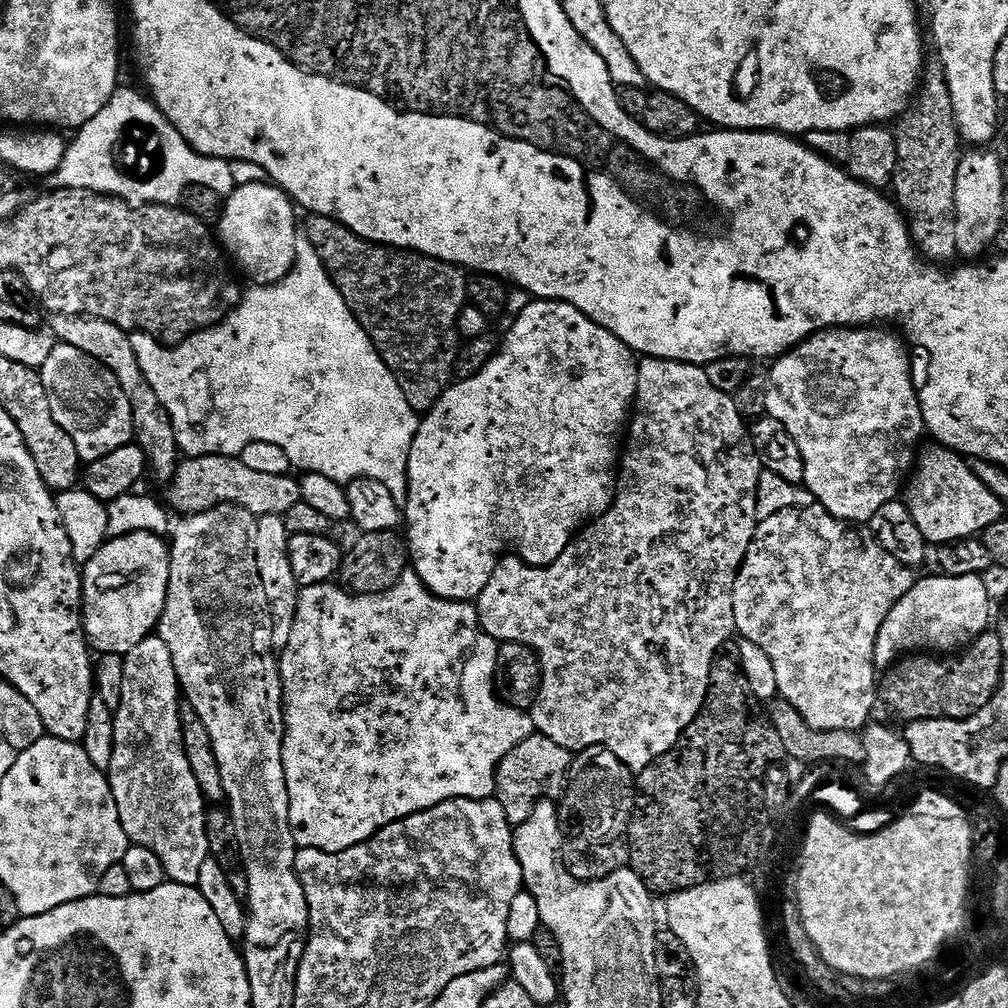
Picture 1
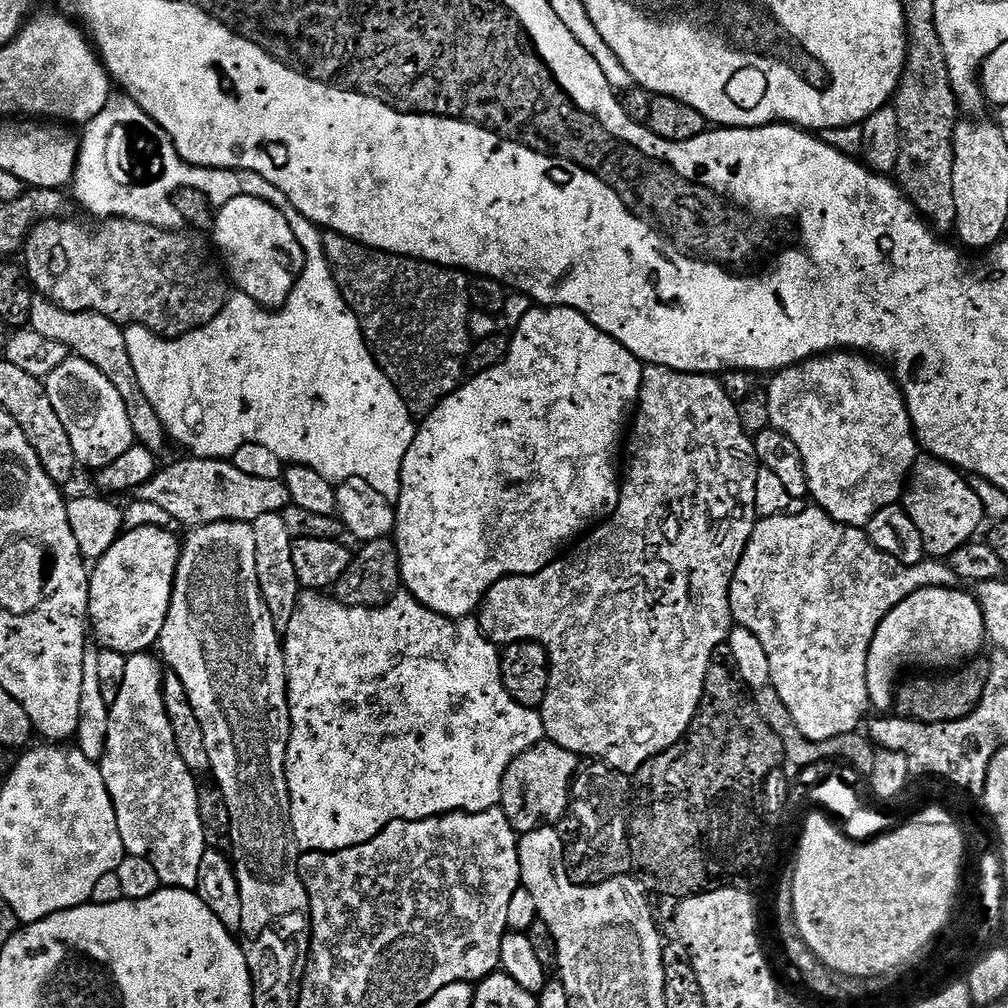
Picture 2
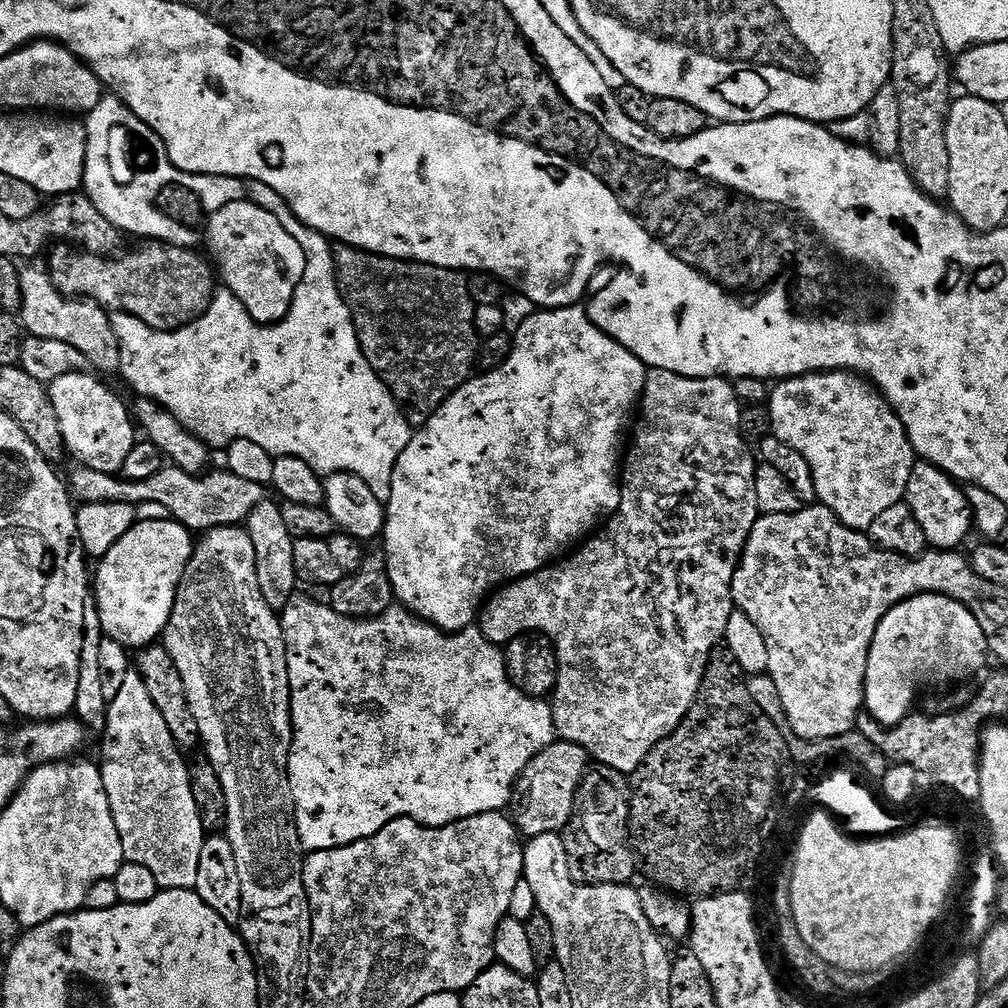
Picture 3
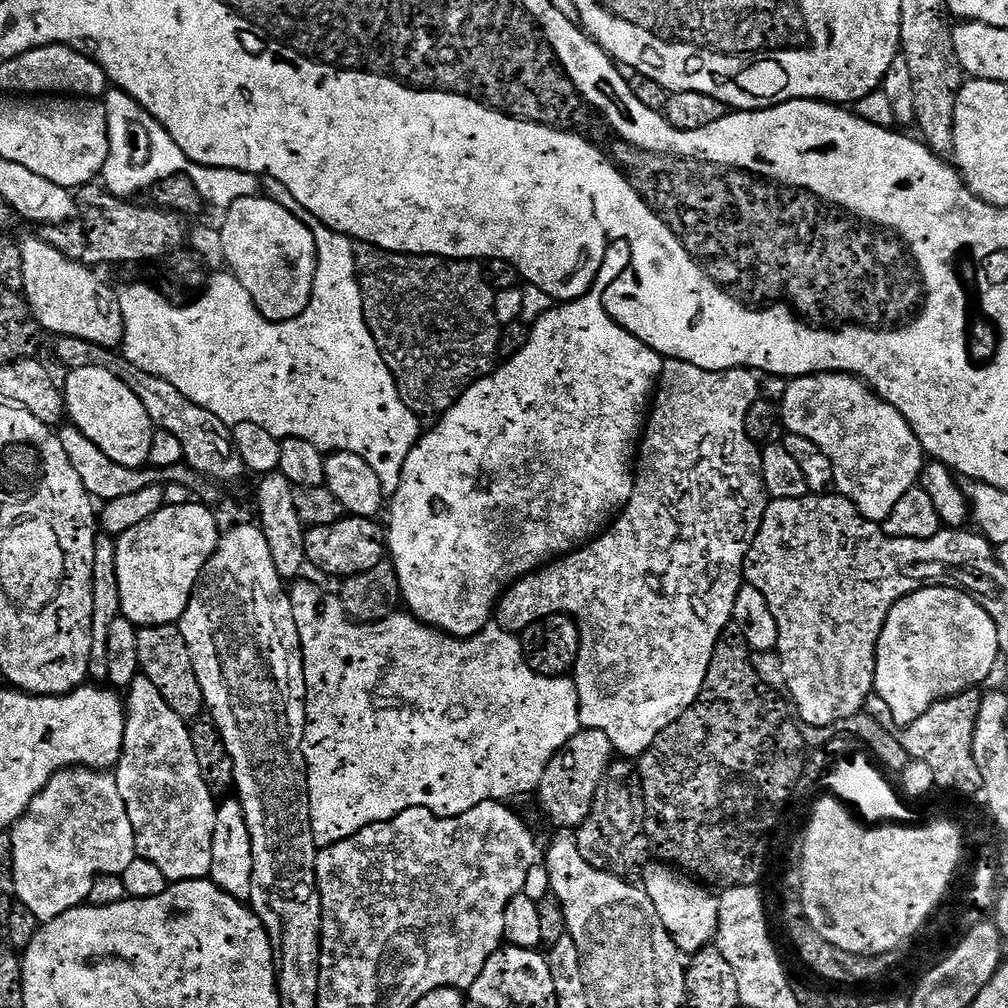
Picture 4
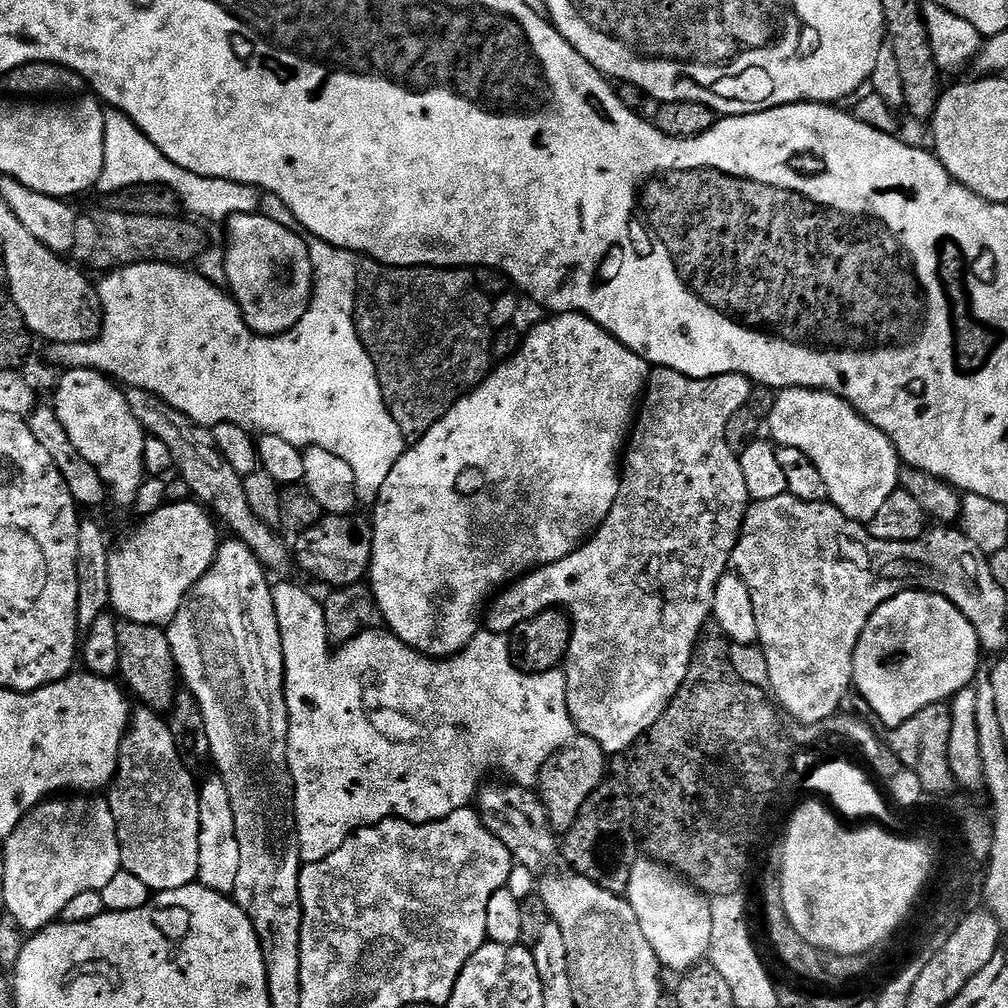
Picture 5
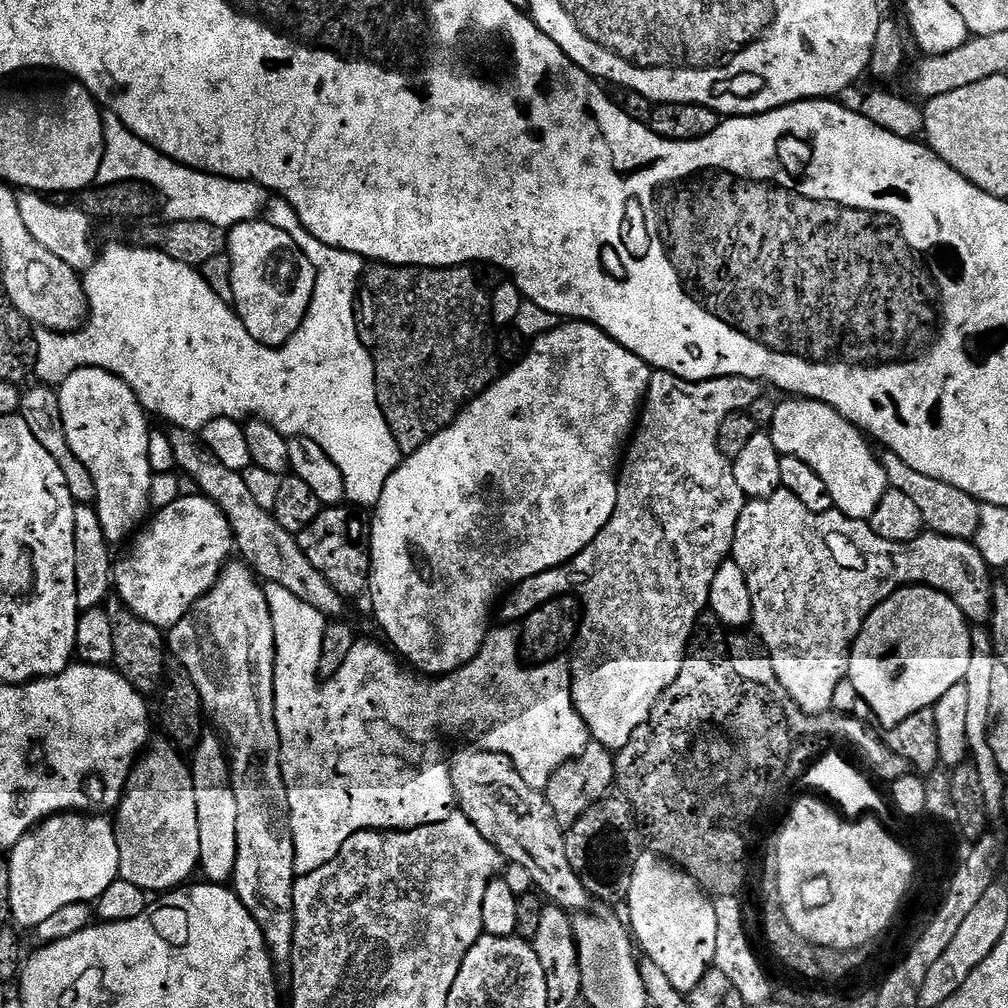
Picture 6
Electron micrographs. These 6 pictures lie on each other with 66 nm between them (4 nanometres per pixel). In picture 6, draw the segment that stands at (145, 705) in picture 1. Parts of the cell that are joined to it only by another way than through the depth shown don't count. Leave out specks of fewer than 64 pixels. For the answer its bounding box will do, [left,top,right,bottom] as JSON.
[115,741,200,894]

